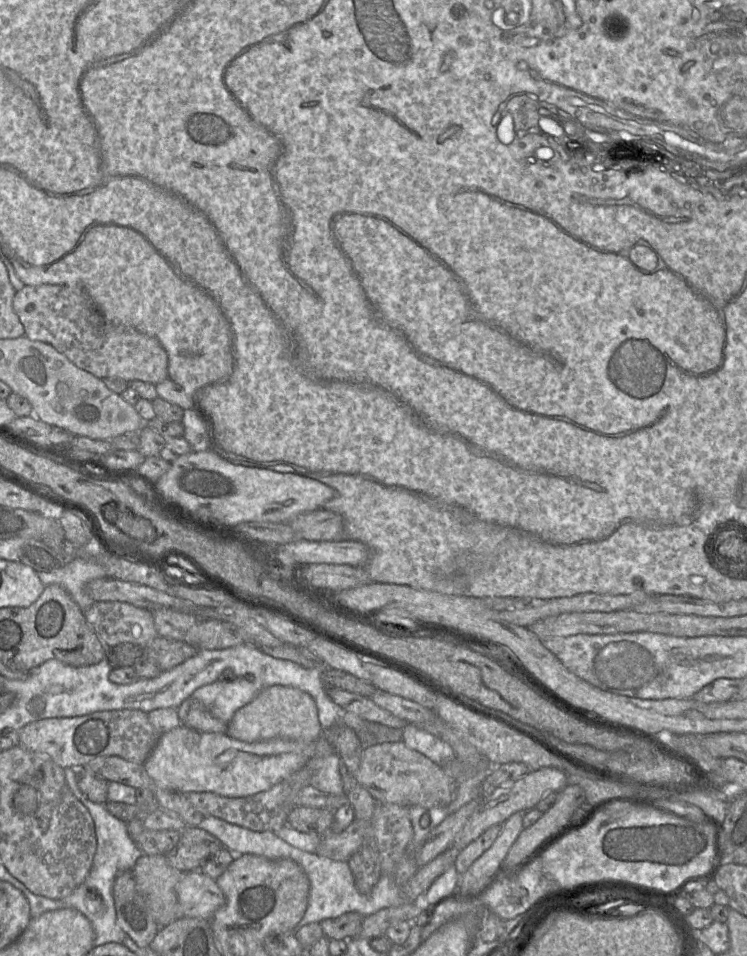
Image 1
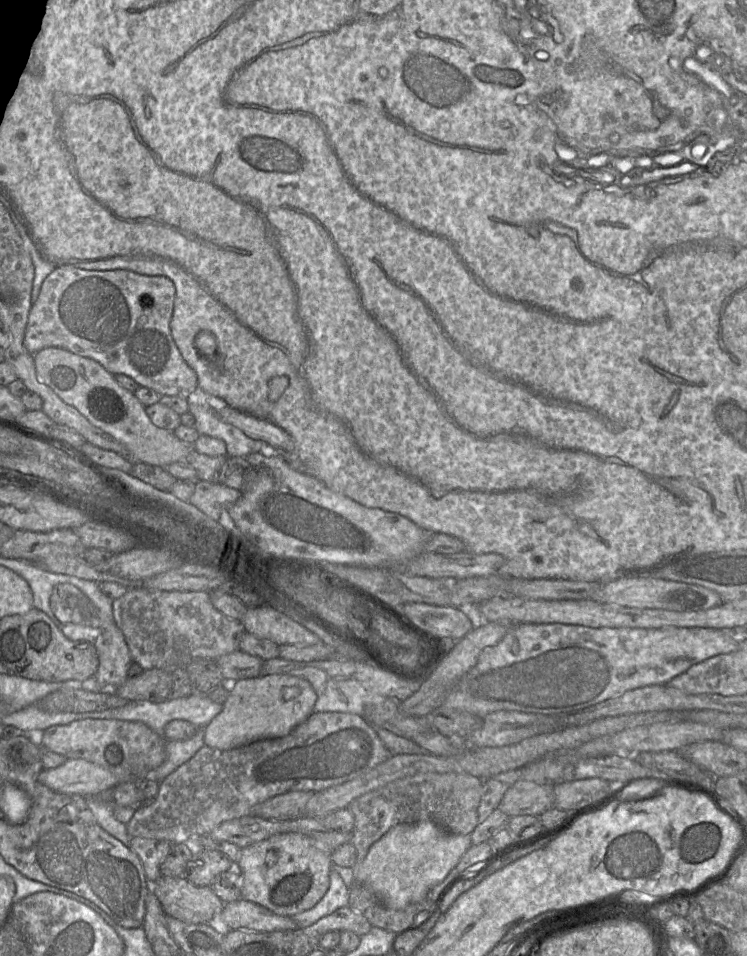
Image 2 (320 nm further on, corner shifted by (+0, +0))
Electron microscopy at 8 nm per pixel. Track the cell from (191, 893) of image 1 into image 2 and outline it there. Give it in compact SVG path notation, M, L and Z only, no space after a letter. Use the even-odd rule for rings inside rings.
M242 898L225 903L218 917L221 917L231 930L272 932L299 928L290 917L277 915L263 906Z

